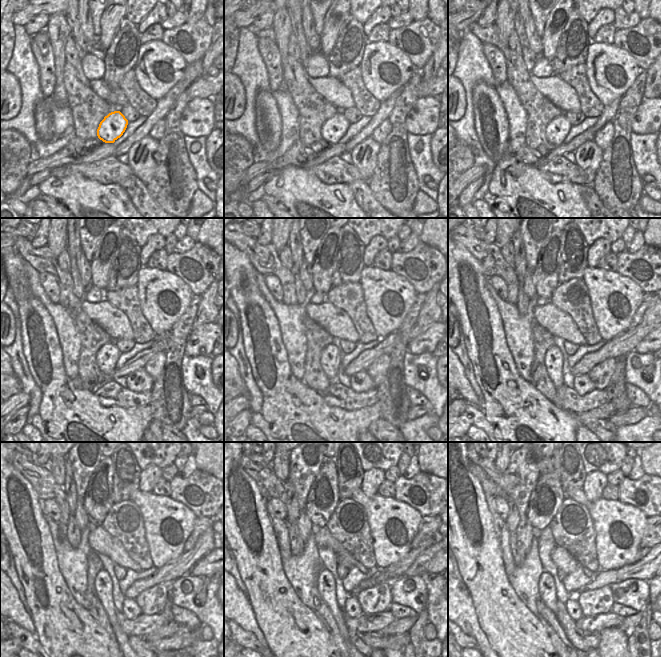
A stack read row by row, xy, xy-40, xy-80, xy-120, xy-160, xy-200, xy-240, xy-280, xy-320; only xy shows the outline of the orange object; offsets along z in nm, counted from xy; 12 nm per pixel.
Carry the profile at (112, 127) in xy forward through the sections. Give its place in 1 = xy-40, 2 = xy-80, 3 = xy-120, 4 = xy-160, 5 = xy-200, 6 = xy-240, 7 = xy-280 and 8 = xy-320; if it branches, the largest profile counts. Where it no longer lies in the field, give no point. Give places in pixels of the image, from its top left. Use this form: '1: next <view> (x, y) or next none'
1: next xy-40 (335, 128)
2: next xy-80 (557, 130)
3: next xy-120 (107, 356)
4: next xy-160 (330, 359)
5: next xy-200 (553, 359)
6: next xy-240 (103, 584)
7: next xy-280 (326, 585)
8: next xy-320 (547, 589)

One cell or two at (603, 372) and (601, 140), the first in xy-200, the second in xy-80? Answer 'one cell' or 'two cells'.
one cell

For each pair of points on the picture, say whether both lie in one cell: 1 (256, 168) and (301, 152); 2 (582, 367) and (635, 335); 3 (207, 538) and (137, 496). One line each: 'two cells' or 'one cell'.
1: one cell
2: one cell
3: two cells

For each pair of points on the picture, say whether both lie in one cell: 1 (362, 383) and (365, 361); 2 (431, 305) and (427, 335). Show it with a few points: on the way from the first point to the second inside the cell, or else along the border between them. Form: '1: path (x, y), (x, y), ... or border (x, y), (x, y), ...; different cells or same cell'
1: border (365, 370), (360, 370), (351, 376); different cells
2: border (437, 321), (430, 324), (410, 341); different cells

